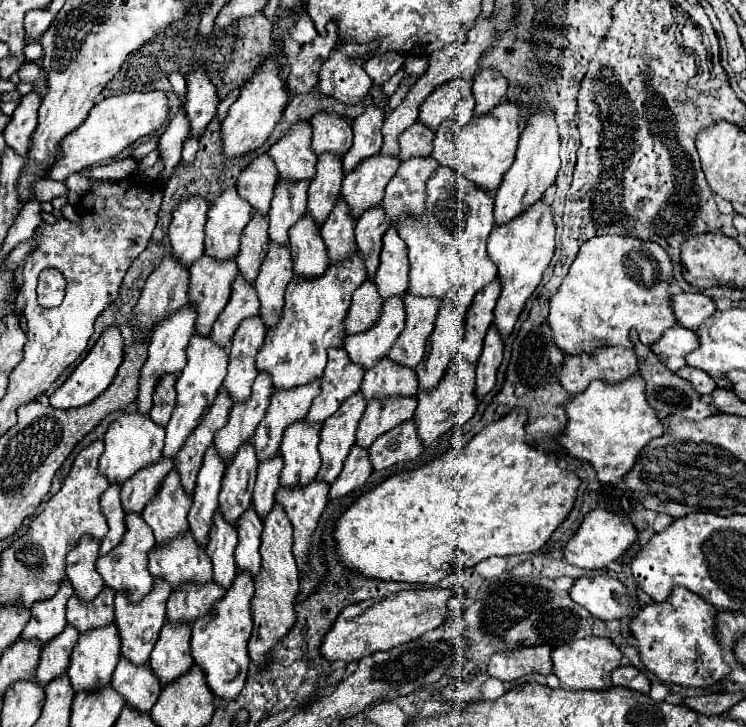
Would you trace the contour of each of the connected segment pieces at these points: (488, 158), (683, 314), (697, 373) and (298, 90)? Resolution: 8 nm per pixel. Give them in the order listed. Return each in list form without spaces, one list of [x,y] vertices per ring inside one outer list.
[[[504,102],[496,106],[490,114],[482,118],[472,118],[466,128],[456,128],[452,124],[442,124],[434,138],[434,152],[432,158],[438,160],[442,166],[448,166],[462,174],[464,178],[472,180],[478,188],[486,192],[496,192],[502,184],[504,172],[512,166],[520,126],[518,126],[518,106],[514,102]]]
[[[676,294],[672,296],[672,310],[678,318],[678,322],[688,328],[688,330],[696,330],[700,328],[700,324],[710,318],[716,312],[716,304],[710,296],[704,294]]]
[[[686,366],[686,368],[678,370],[678,374],[680,374],[682,378],[686,378],[688,382],[692,382],[692,386],[694,386],[698,392],[702,392],[702,394],[712,394],[712,390],[716,388],[716,382],[714,382],[704,370]]]
[[[330,22],[326,30],[328,30],[326,36],[318,36],[312,44],[306,44],[300,50],[296,62],[292,64],[290,76],[288,76],[288,90],[292,94],[306,94],[316,88],[318,72],[338,44],[336,24]]]

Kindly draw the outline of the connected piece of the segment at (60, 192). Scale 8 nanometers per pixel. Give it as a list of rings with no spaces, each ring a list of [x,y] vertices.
[[[42,178],[34,184],[34,194],[36,194],[36,200],[40,202],[50,202],[54,198],[60,198],[60,196],[68,196],[68,186],[64,182],[54,182],[54,180],[48,180],[48,178]]]

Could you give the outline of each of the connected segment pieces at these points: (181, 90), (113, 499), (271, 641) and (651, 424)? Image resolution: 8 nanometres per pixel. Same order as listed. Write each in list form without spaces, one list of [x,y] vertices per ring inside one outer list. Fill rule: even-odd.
[[[172,72],[172,74],[168,76],[168,80],[170,80],[174,92],[184,100],[184,96],[186,96],[186,76],[180,74],[180,72]]]
[[[114,484],[110,486],[102,498],[100,498],[100,506],[102,506],[102,514],[108,522],[108,534],[100,544],[100,554],[110,554],[120,542],[122,536],[126,532],[126,524],[124,524],[124,512],[122,512],[122,504],[120,504],[120,496],[118,496],[120,488]]]
[[[276,504],[264,520],[260,554],[262,554],[262,570],[254,578],[256,594],[252,598],[254,632],[248,642],[248,652],[254,662],[254,668],[262,668],[262,664],[266,664],[266,652],[270,652],[270,648],[274,648],[274,644],[278,644],[278,640],[286,636],[286,632],[290,632],[290,628],[294,626],[294,600],[298,596],[300,578],[296,560],[292,556],[292,524],[286,518],[280,504]]]
[[[632,376],[616,386],[594,380],[586,392],[572,396],[566,404],[566,414],[568,424],[558,442],[570,456],[588,460],[602,482],[624,482],[638,452],[642,452],[650,440],[664,434],[664,424],[658,418],[658,412],[654,412],[646,400],[646,382],[642,376]]]

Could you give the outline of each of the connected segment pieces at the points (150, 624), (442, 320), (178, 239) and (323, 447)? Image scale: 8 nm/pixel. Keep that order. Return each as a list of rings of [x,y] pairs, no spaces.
[[[158,580],[158,582],[154,582],[150,596],[146,596],[146,600],[140,600],[138,604],[130,604],[126,600],[126,596],[122,596],[122,592],[118,592],[114,598],[114,616],[116,616],[120,640],[122,640],[122,656],[136,666],[148,664],[150,652],[152,652],[152,648],[160,636],[160,630],[166,622],[164,612],[166,612],[168,596],[170,596],[170,586],[164,580]]]
[[[442,304],[434,332],[428,338],[426,354],[416,368],[418,388],[434,390],[446,374],[448,364],[452,364],[454,356],[460,352],[464,338],[464,316],[452,304]]]
[[[188,198],[178,204],[178,208],[172,214],[172,224],[168,230],[170,238],[170,256],[174,260],[180,260],[184,268],[190,268],[194,260],[198,260],[204,254],[204,224],[206,224],[206,212],[208,204],[200,198]]]
[[[360,392],[352,394],[340,408],[338,412],[334,412],[320,430],[320,456],[322,456],[322,466],[318,472],[318,480],[332,484],[340,470],[342,464],[350,452],[350,448],[356,442],[356,430],[358,430],[358,422],[364,414],[366,408],[366,400],[362,398]]]

